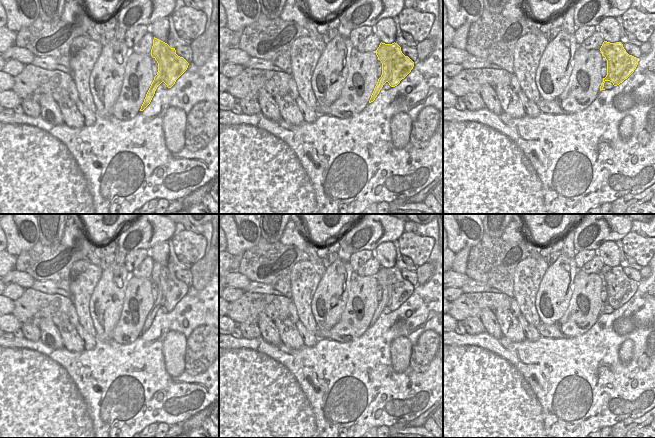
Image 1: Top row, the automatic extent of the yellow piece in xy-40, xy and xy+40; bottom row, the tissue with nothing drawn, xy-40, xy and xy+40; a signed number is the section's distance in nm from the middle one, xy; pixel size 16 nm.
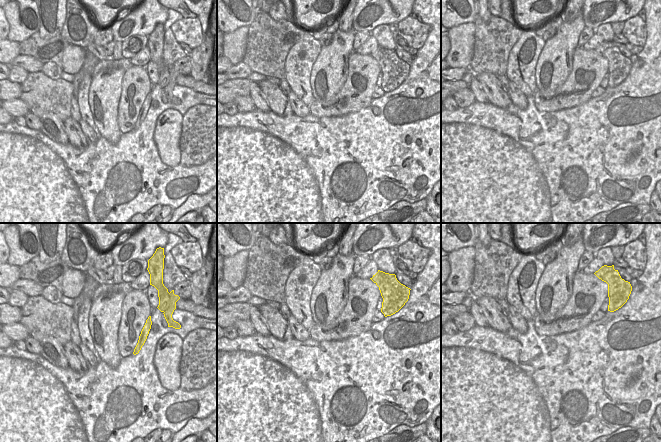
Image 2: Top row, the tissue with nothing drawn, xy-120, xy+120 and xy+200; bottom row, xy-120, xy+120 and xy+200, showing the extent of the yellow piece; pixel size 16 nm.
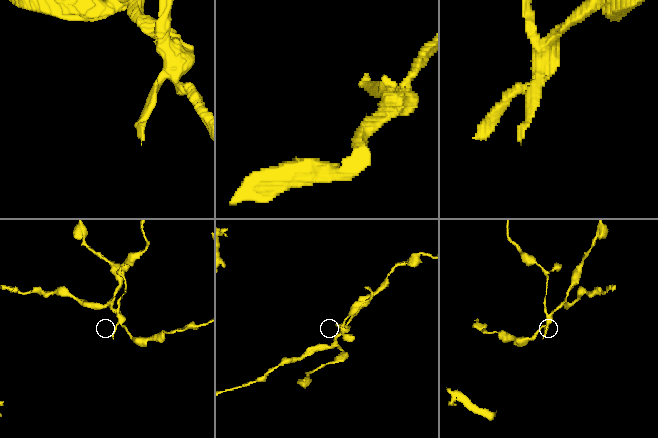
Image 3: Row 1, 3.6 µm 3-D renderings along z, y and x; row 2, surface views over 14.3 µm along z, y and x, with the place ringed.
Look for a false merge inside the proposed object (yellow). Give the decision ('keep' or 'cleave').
cleave

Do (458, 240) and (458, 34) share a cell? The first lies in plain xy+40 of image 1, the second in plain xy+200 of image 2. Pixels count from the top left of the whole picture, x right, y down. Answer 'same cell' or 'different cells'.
different cells

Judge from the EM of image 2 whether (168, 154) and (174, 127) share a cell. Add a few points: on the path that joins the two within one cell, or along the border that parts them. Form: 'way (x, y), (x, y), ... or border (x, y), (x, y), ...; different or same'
way (168, 147), (168, 134); same

